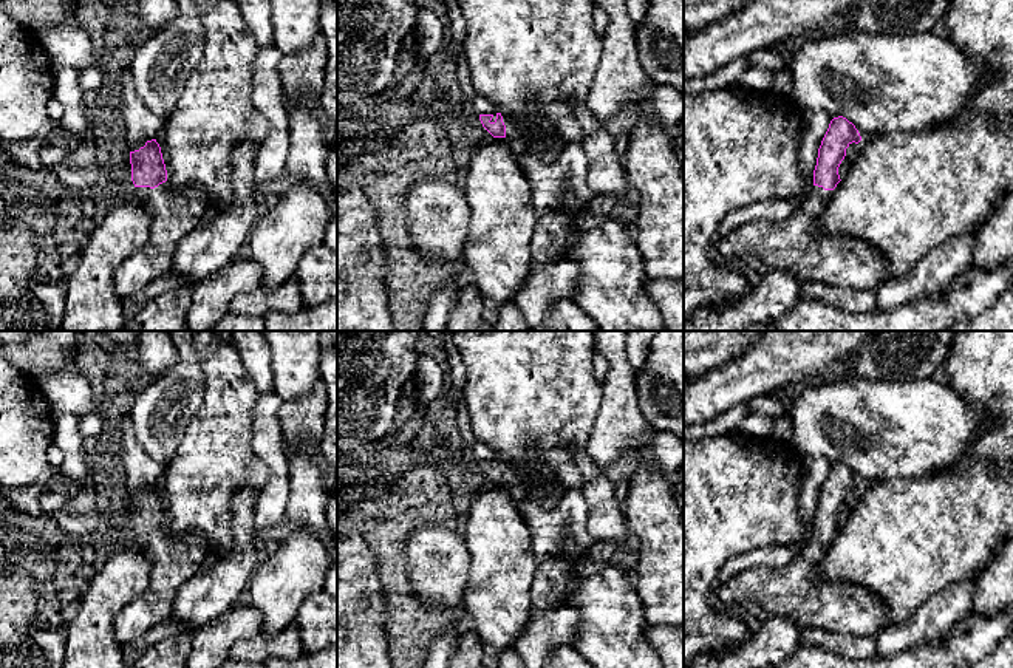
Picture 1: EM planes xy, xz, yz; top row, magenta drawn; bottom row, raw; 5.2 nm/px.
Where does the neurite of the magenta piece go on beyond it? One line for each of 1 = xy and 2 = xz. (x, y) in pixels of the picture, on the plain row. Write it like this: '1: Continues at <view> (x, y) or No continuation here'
1: Continues at xy (175, 558)
2: Continues at xz (538, 480)

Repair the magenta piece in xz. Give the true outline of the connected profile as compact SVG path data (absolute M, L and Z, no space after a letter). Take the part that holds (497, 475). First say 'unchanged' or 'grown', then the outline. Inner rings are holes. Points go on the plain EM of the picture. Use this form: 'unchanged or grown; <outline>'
grown; M500 458L479 461L479 467L493 484L506 484L515 503L538 495L543 503L552 504L560 495L558 481L544 464L524 472L506 458Z

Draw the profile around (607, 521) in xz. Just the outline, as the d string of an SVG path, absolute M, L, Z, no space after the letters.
M571 452L571 465L586 478L582 493L589 506L588 532L595 541L626 540L631 532L616 499L614 481L586 452Z

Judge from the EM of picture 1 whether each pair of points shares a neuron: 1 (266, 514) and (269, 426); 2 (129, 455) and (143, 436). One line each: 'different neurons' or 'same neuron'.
1: same neuron
2: different neurons

